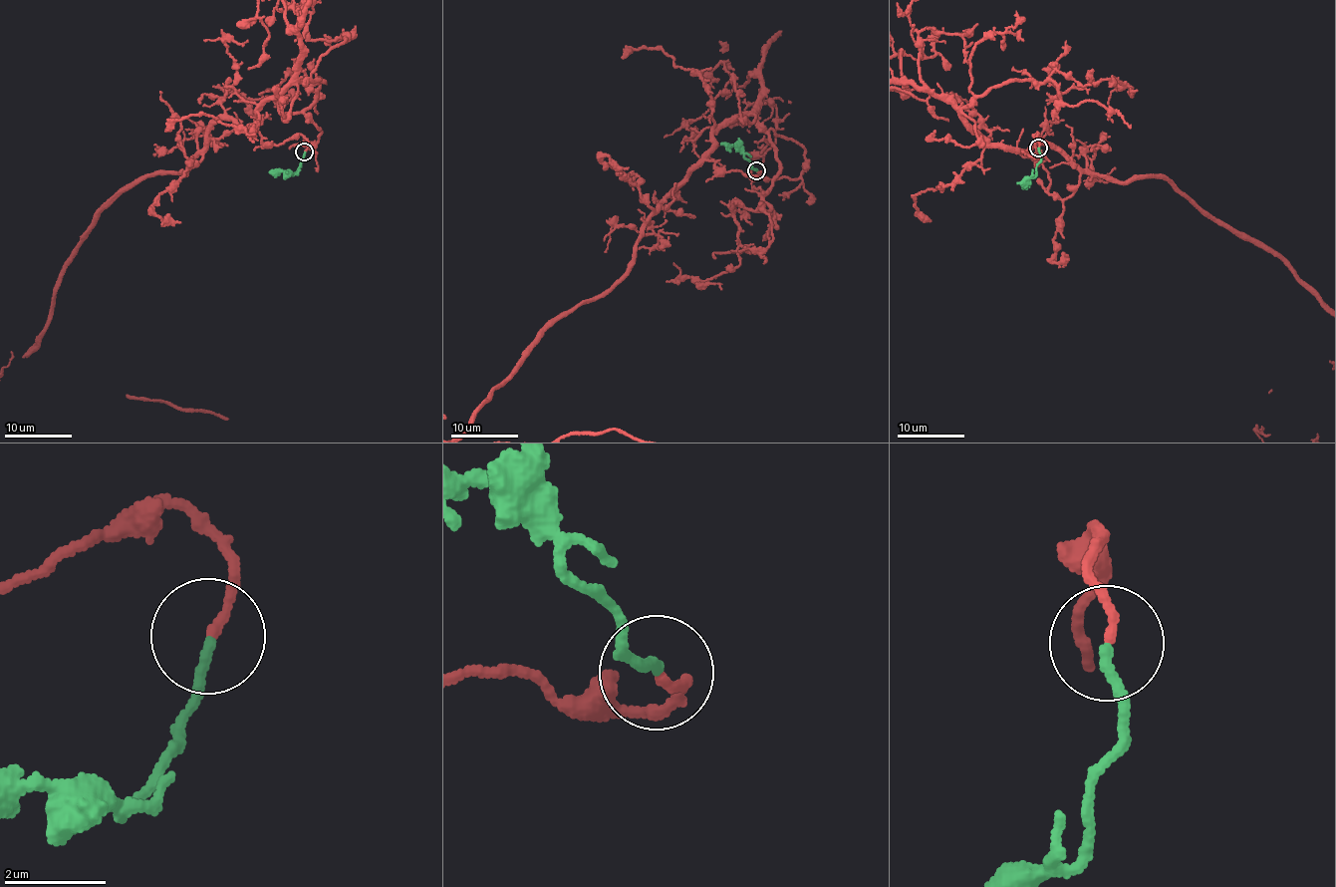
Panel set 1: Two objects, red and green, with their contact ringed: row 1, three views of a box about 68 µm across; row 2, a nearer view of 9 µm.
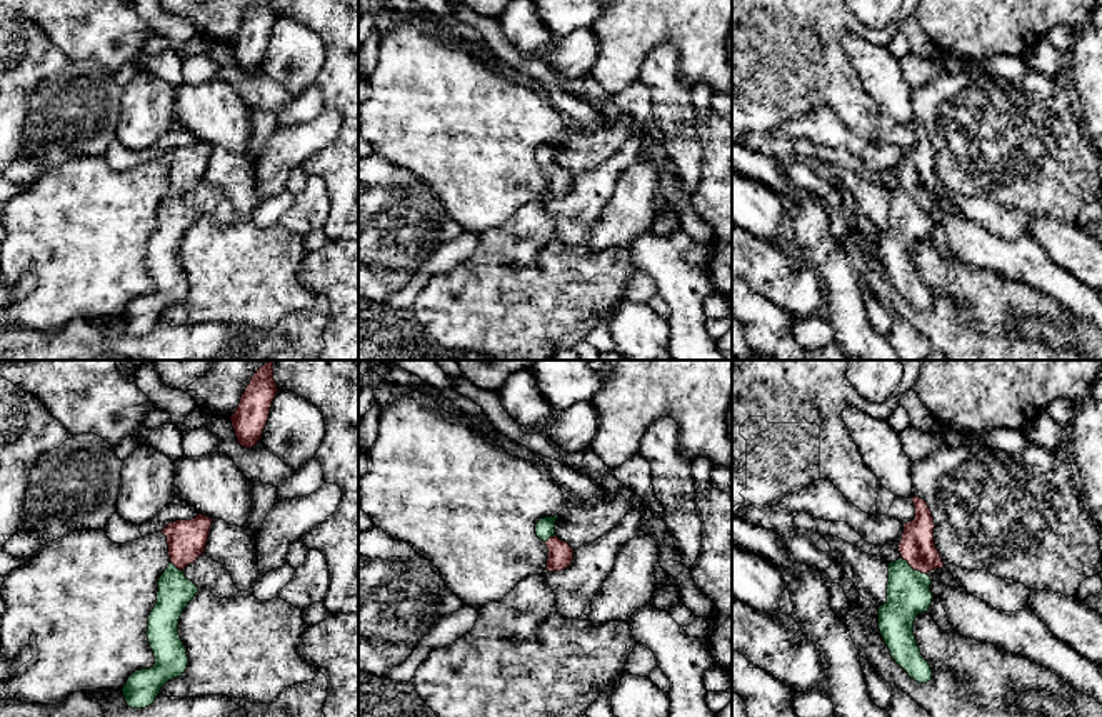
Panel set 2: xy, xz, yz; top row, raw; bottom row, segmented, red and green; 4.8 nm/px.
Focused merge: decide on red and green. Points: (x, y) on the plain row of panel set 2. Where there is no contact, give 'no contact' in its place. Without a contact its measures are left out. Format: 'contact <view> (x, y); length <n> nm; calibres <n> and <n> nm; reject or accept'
contact yz (914, 195); length 150 nm; calibres 170 and 220 nm; accept

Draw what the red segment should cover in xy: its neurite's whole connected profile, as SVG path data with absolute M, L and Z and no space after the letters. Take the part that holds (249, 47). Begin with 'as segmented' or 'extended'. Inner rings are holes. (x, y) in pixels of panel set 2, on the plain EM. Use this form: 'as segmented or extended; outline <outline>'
as segmented; outline M253 0L235 40L230 43L235 63L242 73L252 75L262 65L277 18L273 0Z

